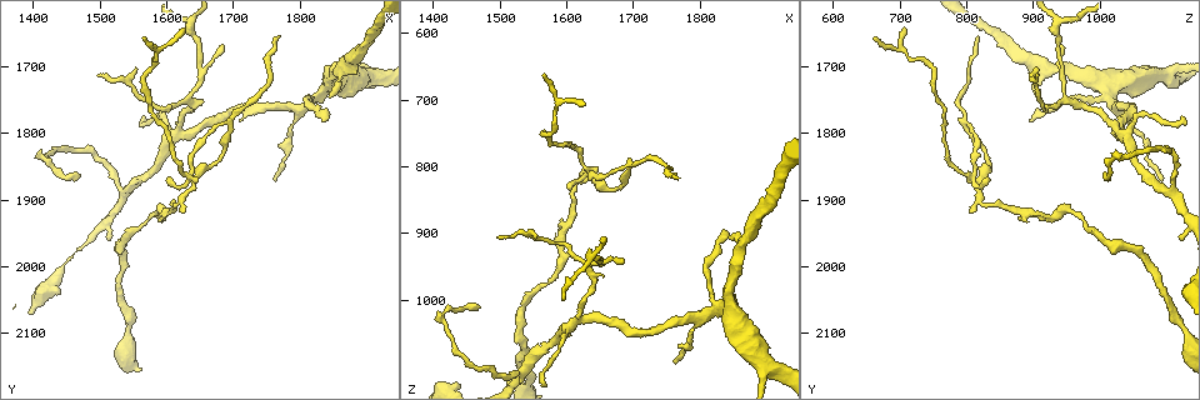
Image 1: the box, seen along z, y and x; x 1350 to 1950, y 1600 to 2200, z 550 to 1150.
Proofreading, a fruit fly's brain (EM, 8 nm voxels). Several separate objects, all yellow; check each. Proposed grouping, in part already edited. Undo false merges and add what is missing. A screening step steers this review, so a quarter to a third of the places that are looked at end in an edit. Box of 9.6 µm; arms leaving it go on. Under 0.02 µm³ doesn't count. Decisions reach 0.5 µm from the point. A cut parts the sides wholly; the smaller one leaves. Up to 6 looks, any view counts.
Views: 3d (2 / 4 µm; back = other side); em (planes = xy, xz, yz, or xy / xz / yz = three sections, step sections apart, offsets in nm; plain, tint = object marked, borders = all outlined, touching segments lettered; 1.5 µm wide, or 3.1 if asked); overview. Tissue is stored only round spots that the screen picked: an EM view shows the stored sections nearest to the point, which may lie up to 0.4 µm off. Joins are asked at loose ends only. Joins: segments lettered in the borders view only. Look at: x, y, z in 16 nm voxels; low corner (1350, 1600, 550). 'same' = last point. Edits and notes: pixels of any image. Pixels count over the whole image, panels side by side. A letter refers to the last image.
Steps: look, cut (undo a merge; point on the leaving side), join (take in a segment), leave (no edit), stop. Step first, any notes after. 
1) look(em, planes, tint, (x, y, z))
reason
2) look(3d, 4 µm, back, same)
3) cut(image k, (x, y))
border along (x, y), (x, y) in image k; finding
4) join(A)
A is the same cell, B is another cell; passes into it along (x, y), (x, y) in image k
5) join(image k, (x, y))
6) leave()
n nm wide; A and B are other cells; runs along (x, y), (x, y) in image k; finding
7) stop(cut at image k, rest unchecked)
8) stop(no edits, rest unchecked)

look(em, planes, tint, (1635, 1640, 930))
sharp bend

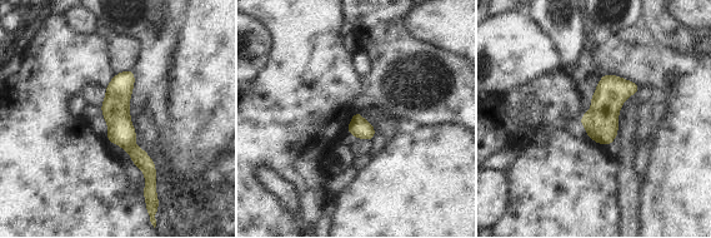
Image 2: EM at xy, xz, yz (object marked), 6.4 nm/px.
look(em, planes, borders, same)

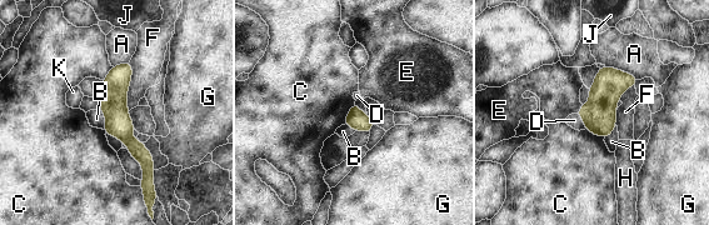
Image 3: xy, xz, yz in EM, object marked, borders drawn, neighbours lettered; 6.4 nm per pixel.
leave()
A, B, C, D, E, F, G, H, J and K are other cells; all the same cell

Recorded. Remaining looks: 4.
look(em, planes, tint, (1765, 1655, 815))
an open end

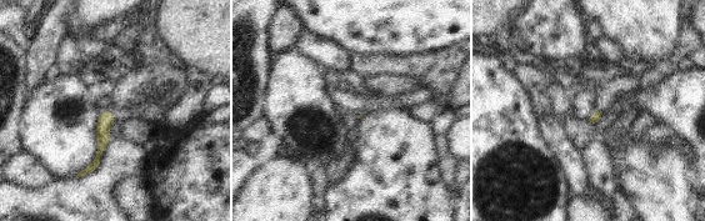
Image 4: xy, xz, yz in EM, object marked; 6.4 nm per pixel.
look(em, planes, borders, same)
see the neighbours

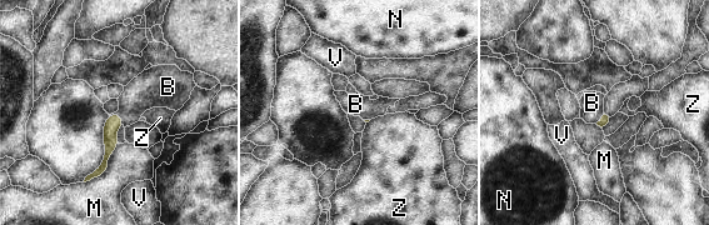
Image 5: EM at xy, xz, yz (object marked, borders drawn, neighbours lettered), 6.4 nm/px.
leave()
B, M, N, V and Z are other cells; border along (111, 114), (119, 114), (124, 125) in image 5; none of them fits

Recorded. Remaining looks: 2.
look(em, planes, tint, (1765, 1870, 1090))
tapers out

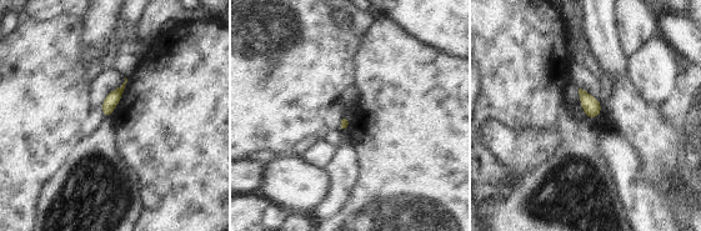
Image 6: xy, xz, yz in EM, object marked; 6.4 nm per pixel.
look(em, planes, borders, same)
what lies round it

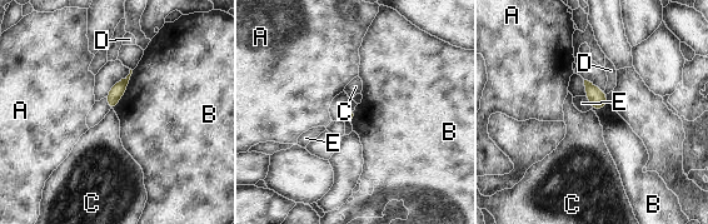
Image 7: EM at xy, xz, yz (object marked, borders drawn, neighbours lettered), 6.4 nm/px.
leave()
A, B, C, D and E are other cells; no lettered segment goes on from it

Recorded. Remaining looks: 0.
stop(no edits, rest unchecked)

